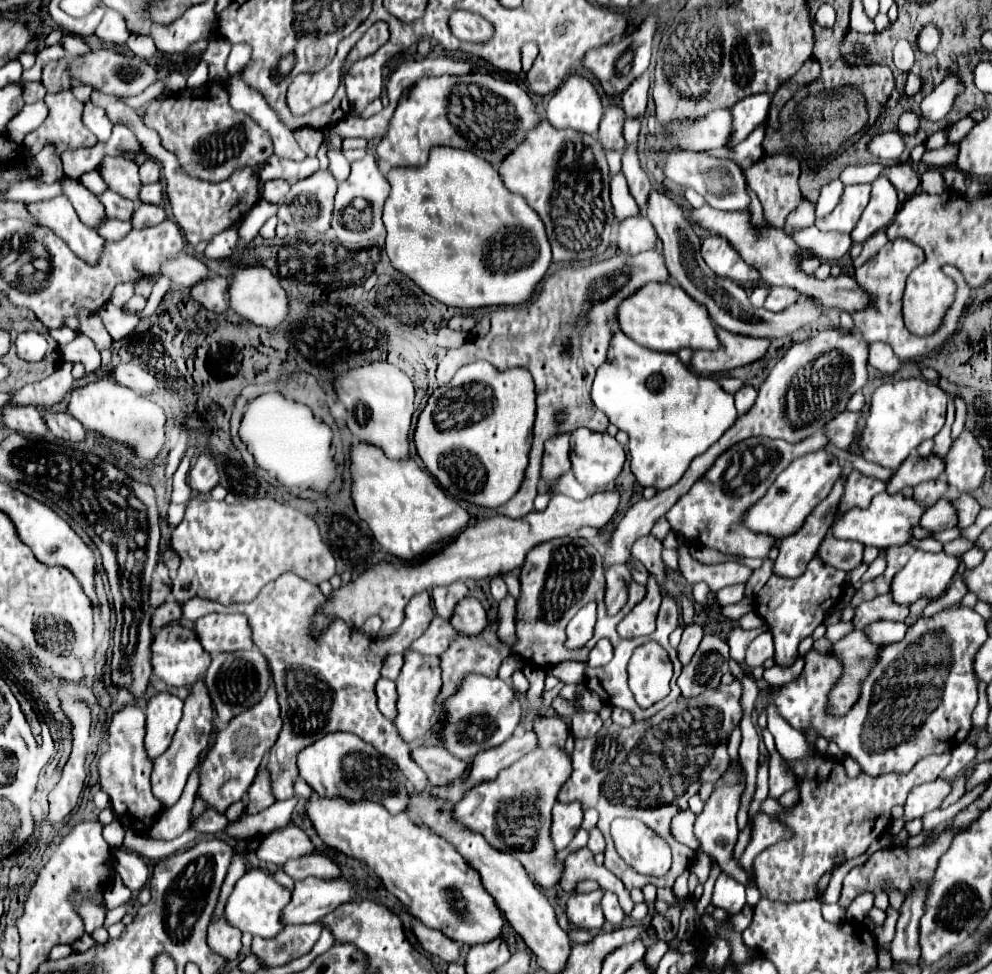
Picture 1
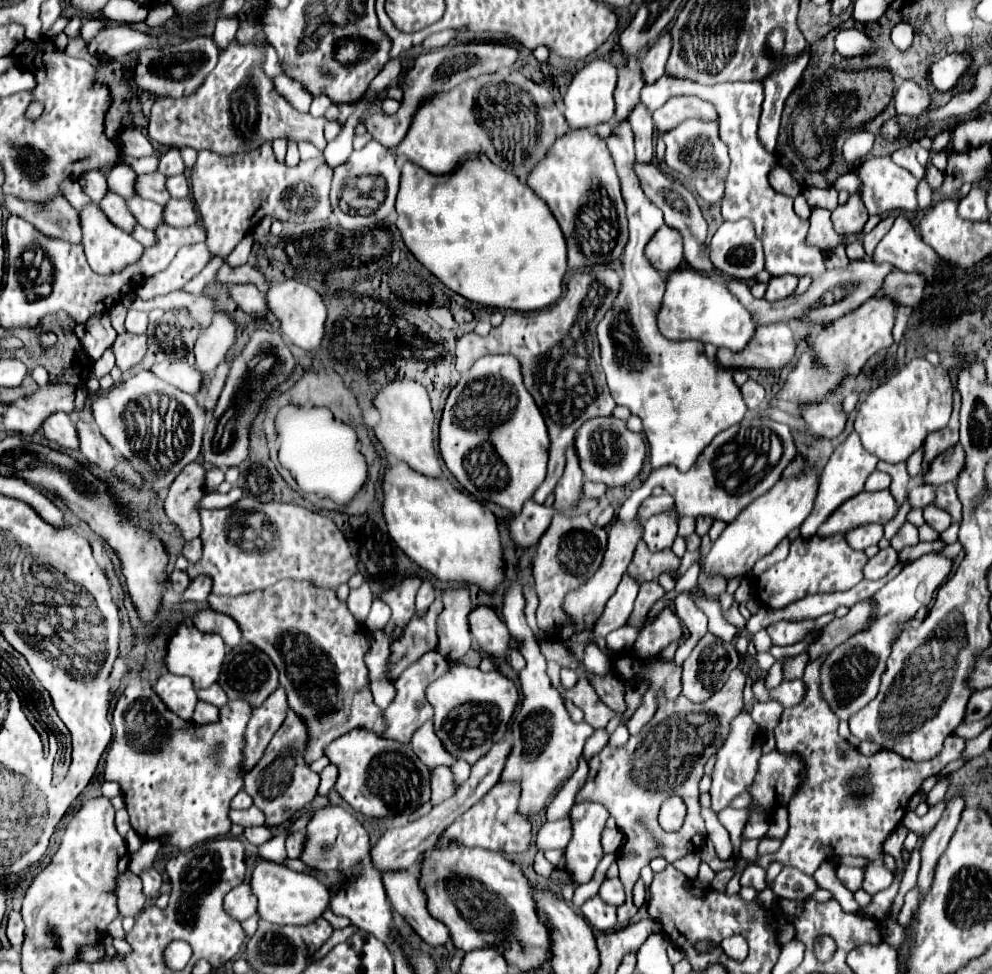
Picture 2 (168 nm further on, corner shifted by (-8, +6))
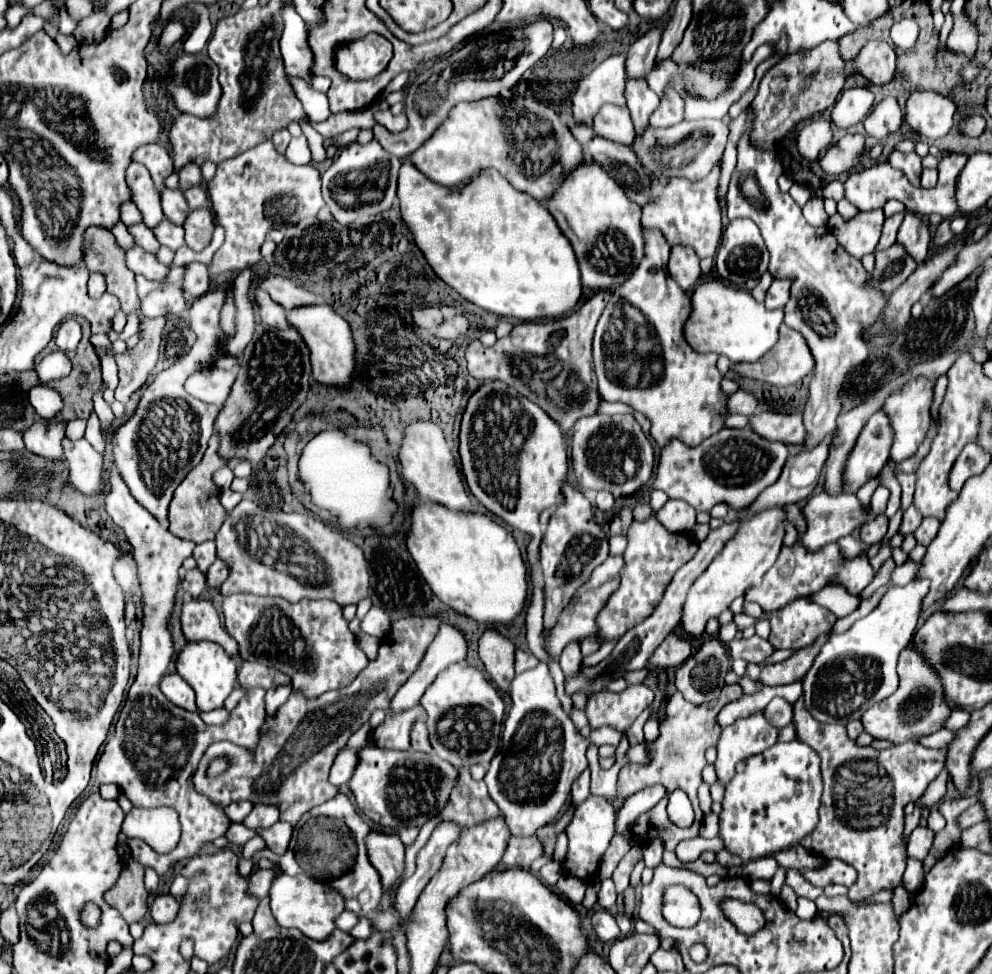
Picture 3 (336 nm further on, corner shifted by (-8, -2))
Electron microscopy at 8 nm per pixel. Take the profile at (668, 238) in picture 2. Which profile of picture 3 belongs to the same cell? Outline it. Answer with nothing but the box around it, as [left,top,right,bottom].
[669,245,701,291]

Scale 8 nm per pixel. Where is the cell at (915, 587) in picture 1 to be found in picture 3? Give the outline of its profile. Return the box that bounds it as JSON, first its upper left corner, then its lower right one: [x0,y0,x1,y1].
[801,579,927,725]

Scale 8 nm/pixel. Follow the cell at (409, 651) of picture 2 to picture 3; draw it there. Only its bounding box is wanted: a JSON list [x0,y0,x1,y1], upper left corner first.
[193,617,439,825]

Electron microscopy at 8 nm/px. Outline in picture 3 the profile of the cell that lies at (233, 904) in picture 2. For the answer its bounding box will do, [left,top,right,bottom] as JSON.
[249,867,277,899]

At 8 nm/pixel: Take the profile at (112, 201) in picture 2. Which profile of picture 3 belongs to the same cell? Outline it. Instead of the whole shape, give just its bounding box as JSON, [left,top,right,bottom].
[129,223,159,253]

